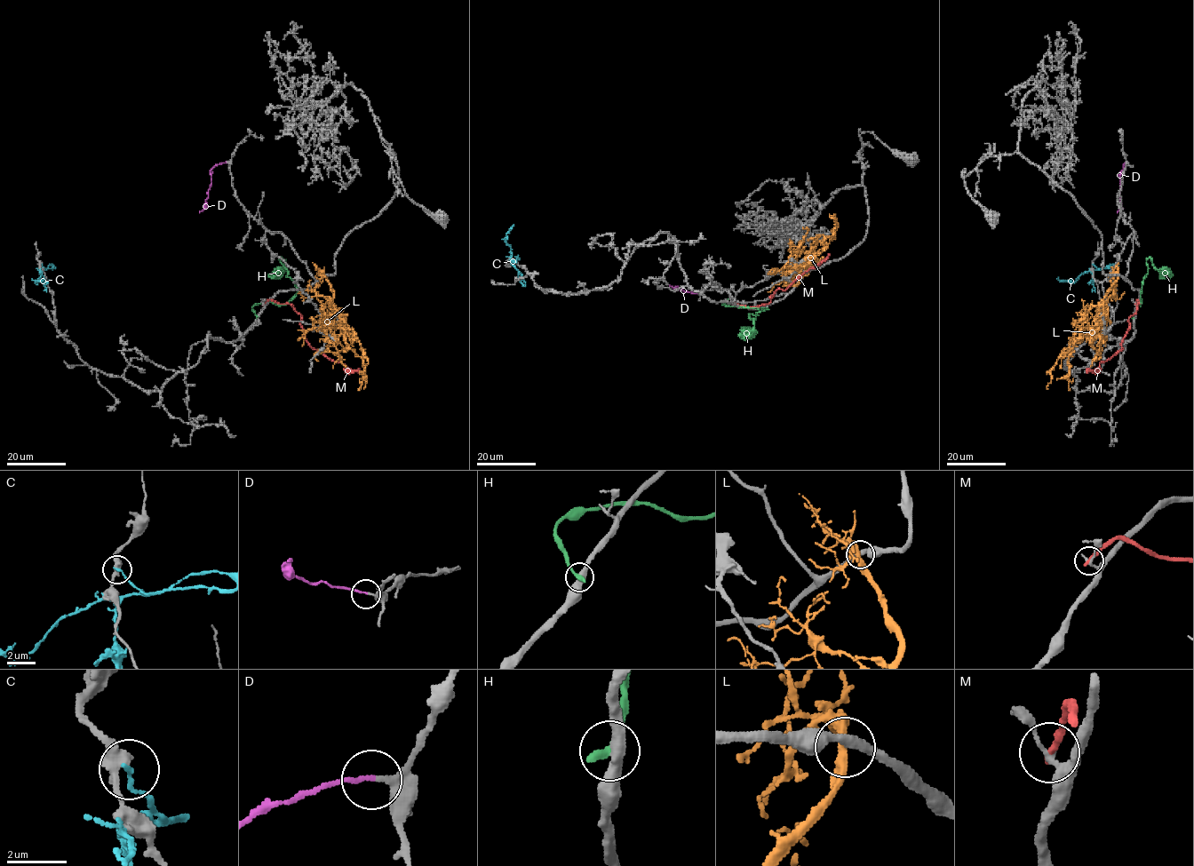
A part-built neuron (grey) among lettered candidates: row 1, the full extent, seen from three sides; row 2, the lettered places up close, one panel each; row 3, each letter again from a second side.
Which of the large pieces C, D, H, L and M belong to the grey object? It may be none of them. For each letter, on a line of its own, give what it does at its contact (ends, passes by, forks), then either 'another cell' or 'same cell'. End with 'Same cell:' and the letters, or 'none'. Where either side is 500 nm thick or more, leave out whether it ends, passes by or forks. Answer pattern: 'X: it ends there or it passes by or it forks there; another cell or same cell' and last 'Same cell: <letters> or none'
C: it ends there; another cell
D: it ends there; same cell
H: it ends there; another cell
L: it passes by; another cell
M: it ends there; another cell
Same cell: D

